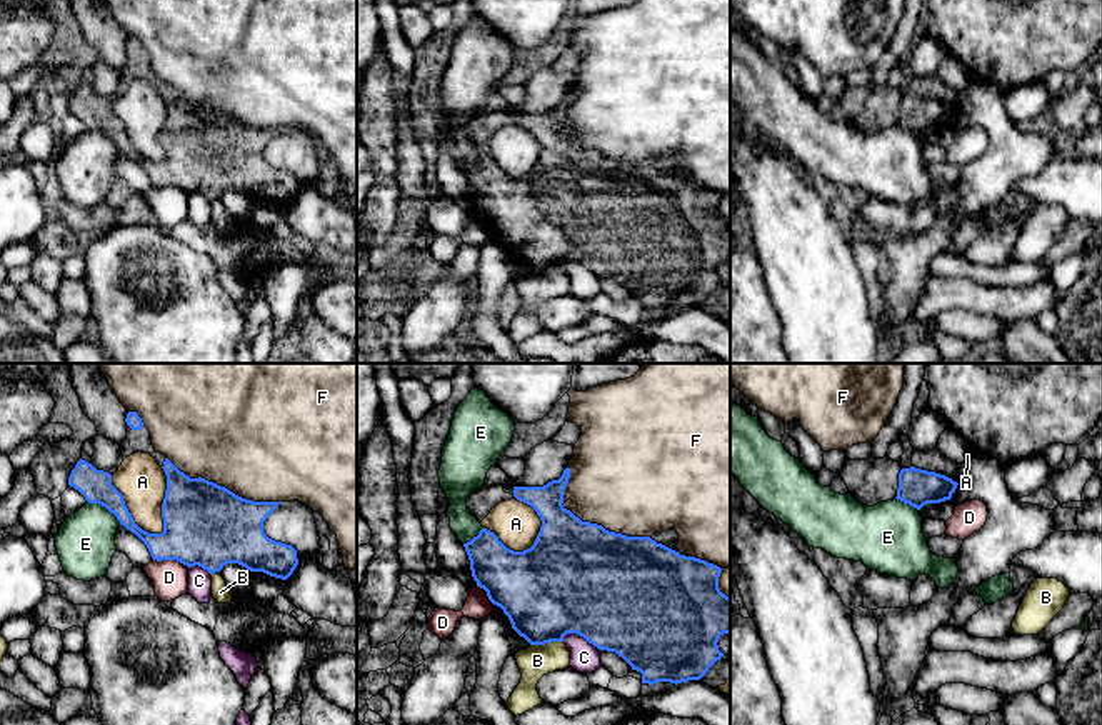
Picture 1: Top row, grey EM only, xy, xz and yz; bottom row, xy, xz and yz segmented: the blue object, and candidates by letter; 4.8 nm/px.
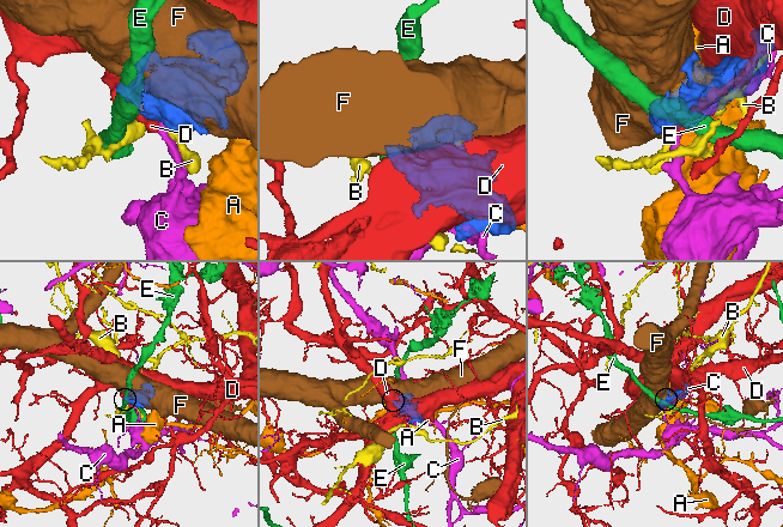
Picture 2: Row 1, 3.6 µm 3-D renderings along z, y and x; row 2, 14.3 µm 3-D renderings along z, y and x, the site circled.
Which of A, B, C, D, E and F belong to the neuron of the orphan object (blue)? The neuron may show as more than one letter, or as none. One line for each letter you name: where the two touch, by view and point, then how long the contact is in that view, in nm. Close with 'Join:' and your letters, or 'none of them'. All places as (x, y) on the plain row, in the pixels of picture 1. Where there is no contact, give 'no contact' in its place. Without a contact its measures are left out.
Join: none of them

